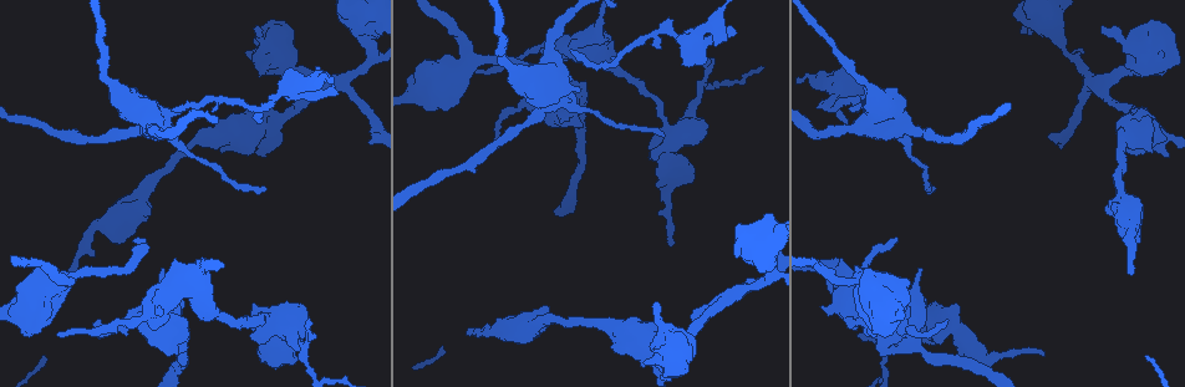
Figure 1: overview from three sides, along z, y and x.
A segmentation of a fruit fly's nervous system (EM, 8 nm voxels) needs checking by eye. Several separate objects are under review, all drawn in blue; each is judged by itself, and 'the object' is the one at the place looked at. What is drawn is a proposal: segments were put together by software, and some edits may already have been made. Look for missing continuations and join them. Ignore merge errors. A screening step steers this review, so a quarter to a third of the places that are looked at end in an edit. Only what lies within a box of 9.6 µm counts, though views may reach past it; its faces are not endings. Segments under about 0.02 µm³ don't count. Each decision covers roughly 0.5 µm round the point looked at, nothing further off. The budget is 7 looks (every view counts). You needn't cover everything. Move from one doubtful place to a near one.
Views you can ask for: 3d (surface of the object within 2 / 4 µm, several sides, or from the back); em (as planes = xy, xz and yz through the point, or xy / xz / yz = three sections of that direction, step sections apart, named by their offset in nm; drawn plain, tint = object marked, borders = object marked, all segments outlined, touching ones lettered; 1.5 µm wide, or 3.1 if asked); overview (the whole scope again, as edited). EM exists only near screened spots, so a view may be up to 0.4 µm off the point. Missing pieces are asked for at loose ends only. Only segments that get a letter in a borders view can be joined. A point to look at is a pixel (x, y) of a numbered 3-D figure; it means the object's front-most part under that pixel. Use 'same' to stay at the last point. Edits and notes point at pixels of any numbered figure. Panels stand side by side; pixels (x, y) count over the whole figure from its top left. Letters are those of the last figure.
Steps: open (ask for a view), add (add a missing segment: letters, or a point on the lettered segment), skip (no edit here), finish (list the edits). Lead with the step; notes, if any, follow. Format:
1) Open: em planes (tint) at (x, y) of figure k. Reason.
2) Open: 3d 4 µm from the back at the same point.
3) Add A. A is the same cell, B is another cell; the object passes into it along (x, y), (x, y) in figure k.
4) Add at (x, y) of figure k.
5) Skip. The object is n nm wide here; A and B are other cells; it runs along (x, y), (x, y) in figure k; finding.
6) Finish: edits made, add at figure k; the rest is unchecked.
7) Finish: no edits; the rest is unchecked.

Open: 3d 2 µm from the back at (895, 241) of figure 1. End of a long branch.

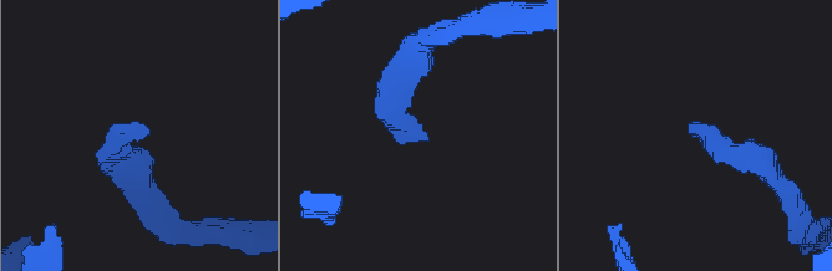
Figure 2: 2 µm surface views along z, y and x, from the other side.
Open: em planes (borders) at (695, 130) of figure 2.

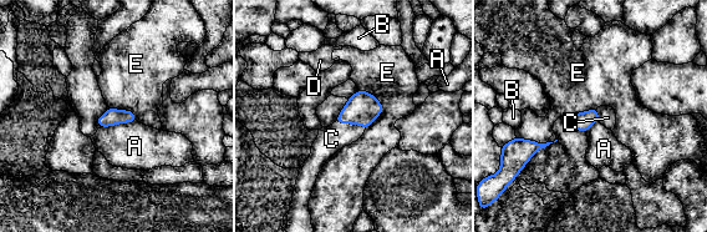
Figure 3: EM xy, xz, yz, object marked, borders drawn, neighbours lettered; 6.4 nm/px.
Add C. C is the same cell, A, B, D and E are other cells; it goes on there.

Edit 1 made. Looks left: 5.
Open: em planes (borders) at (710, 59) of figure 1. Free end.

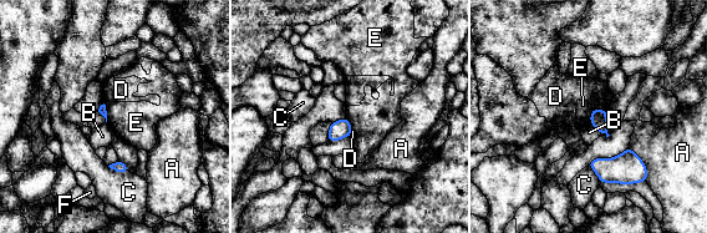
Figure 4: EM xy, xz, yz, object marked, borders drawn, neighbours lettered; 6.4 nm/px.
Skip. A, B, C, D, E and F are other cells; a border runs along (593, 109), (589, 122) in figure 4; no lettered segment goes on from it.

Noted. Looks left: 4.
Open: 3d 4 µm at (663, 134) of figure 1. Thin end.

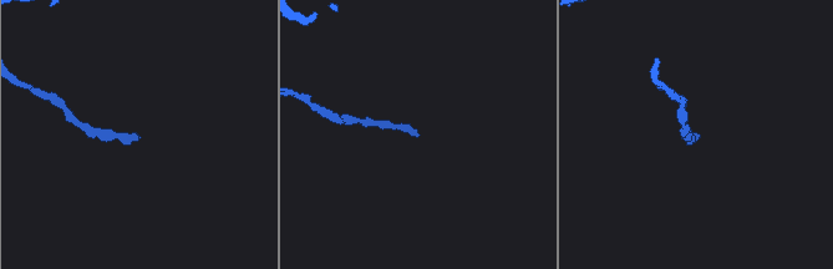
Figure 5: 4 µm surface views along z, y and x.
Open: em xy step 8 (borders) at (416, 134) of figure 5.

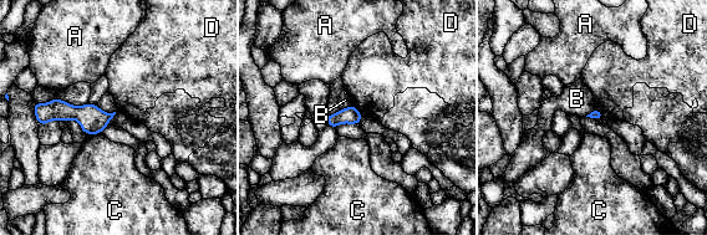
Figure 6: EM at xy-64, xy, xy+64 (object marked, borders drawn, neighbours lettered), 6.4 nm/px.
Open: em planes (borders) at the same point. Another direction.

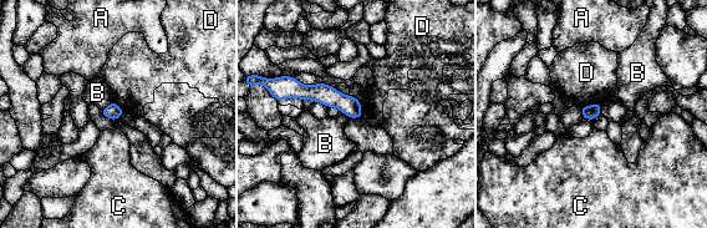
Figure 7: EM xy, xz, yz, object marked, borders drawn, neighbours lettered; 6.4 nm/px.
Skip. The longest contact is with D, 140 nm; A, B, C and D are other cells; it runs along (284, 94), (324, 92), (359, 114) in figure 7; none of them fits.

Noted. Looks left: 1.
Finish: edits made, add at figure 3; the rest is unchecked.

